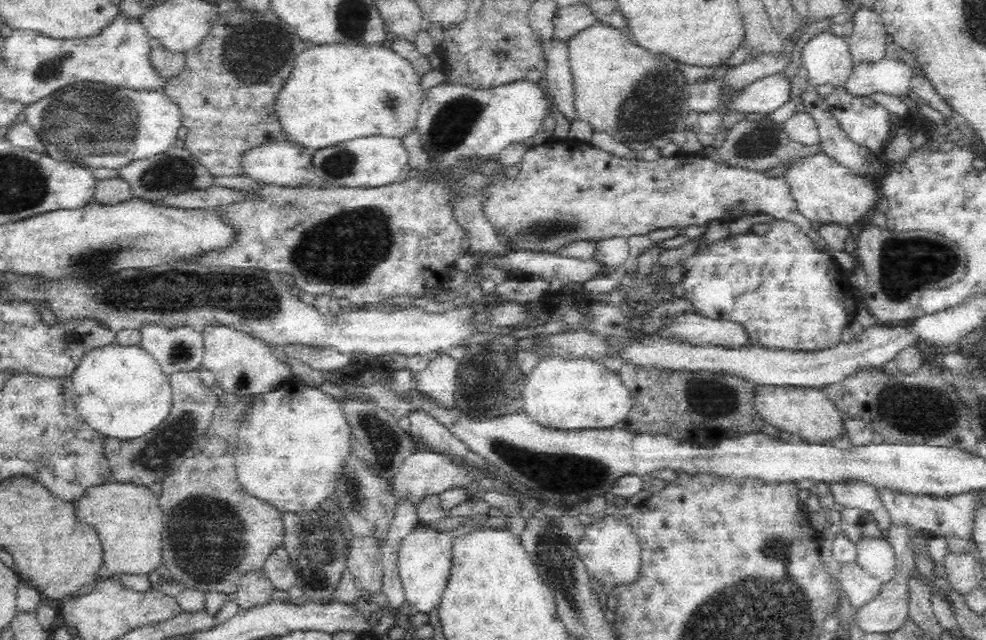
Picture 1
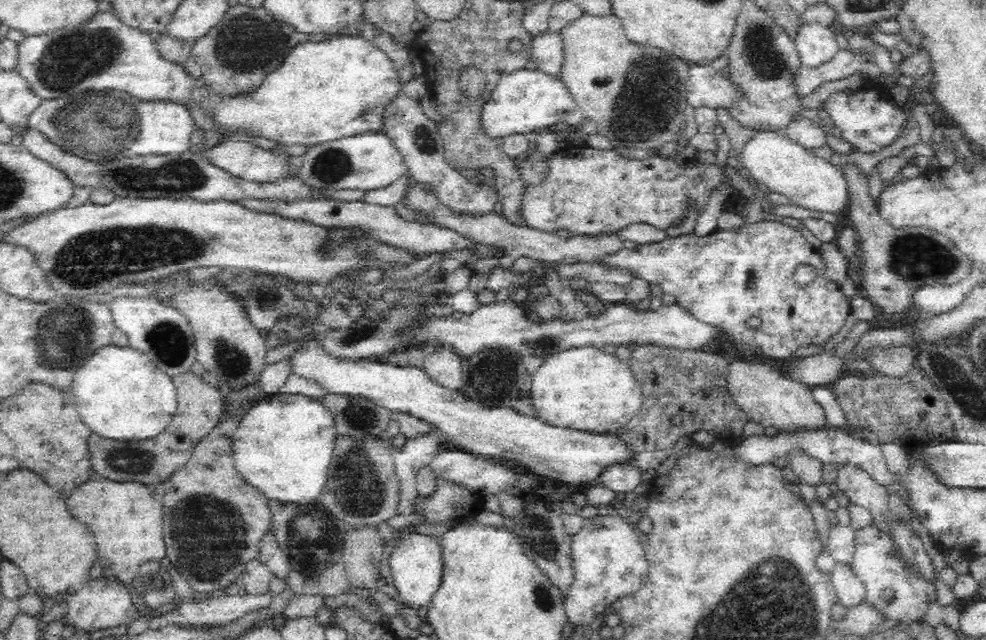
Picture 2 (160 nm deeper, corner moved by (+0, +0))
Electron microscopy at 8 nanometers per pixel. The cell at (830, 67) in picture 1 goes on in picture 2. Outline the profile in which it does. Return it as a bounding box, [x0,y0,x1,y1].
[795,25,837,69]

